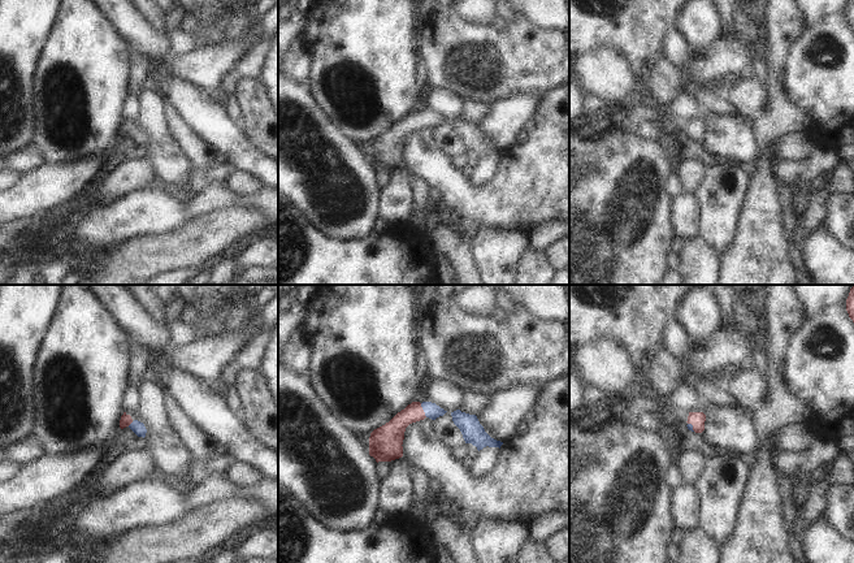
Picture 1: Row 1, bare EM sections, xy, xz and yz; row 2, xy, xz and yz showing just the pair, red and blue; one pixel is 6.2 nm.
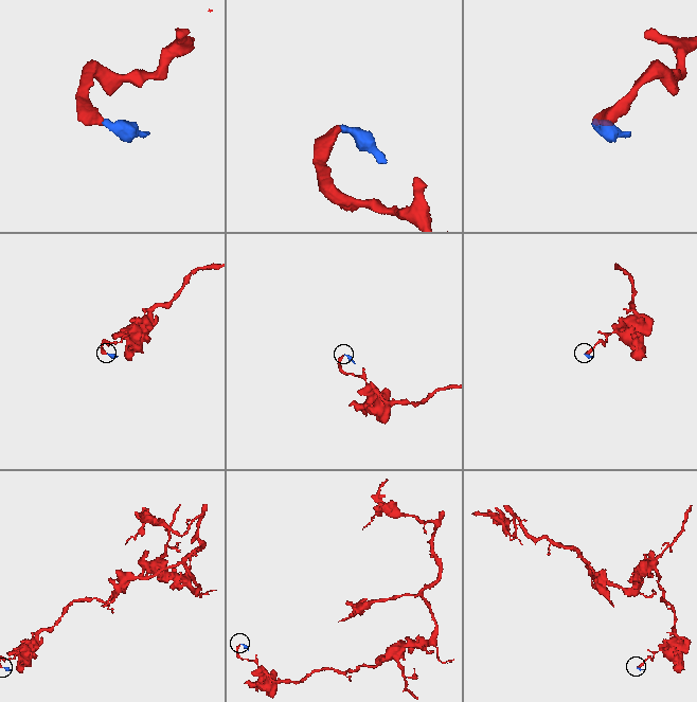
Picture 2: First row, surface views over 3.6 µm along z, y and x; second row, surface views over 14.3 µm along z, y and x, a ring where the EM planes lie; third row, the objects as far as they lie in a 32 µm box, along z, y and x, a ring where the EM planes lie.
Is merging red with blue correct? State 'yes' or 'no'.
yes

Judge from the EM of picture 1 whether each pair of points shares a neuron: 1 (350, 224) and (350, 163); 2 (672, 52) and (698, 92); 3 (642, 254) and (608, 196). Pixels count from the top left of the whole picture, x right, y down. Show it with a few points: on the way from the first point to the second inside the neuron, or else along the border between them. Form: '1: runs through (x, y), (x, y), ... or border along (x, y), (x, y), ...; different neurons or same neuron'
1: runs through (349, 208), (349, 178); same neuron
2: runs through (683, 63), (690, 82); same neuron
3: runs through (628, 241), (618, 230), (615, 211); same neuron

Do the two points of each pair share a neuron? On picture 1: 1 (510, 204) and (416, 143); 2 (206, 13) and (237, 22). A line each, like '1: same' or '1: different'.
1: same
2: same

